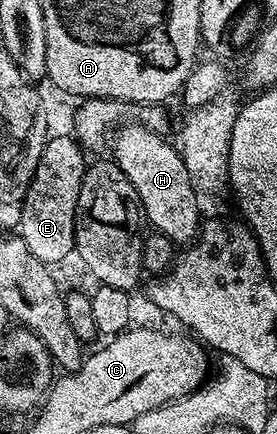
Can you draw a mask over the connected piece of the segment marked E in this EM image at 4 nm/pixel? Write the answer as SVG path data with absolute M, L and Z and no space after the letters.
M50 135L46 139L35 174L29 179L19 225L21 240L27 242L27 250L31 250L39 262L52 266L75 252L75 214L79 186L87 167L85 157L81 144L72 135Z

